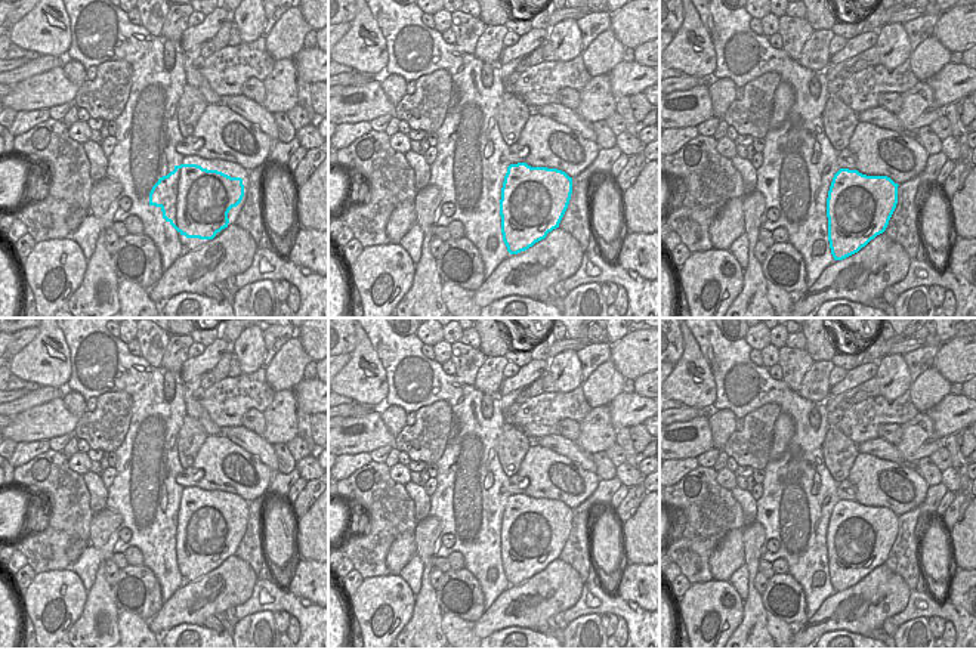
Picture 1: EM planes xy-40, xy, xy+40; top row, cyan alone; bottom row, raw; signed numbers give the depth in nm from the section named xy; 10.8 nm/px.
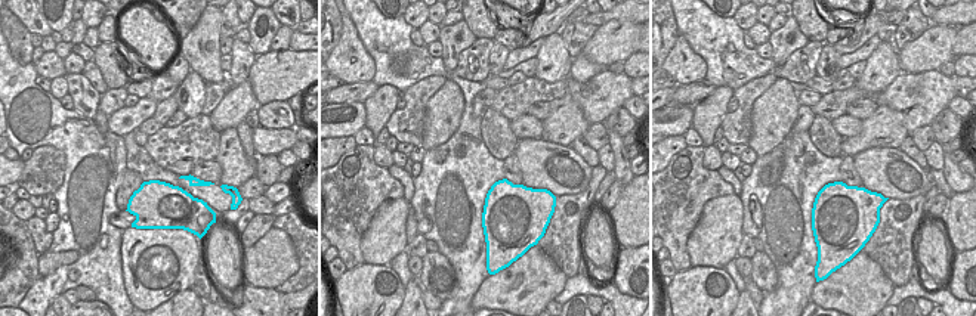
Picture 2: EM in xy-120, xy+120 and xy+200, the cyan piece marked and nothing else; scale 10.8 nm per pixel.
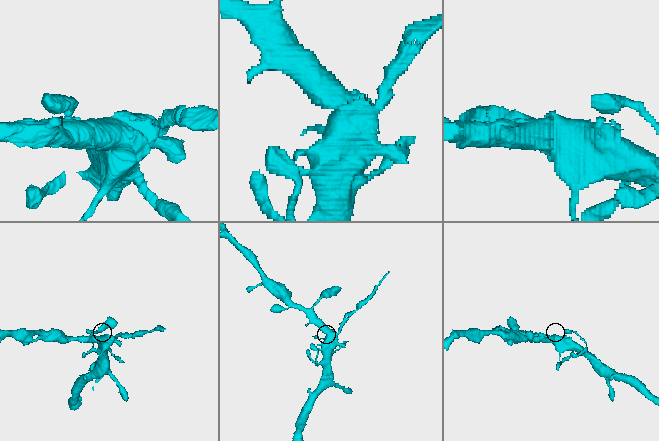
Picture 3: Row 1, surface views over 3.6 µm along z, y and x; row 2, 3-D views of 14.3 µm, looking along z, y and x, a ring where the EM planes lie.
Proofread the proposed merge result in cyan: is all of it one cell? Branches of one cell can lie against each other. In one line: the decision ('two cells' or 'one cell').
two cells

